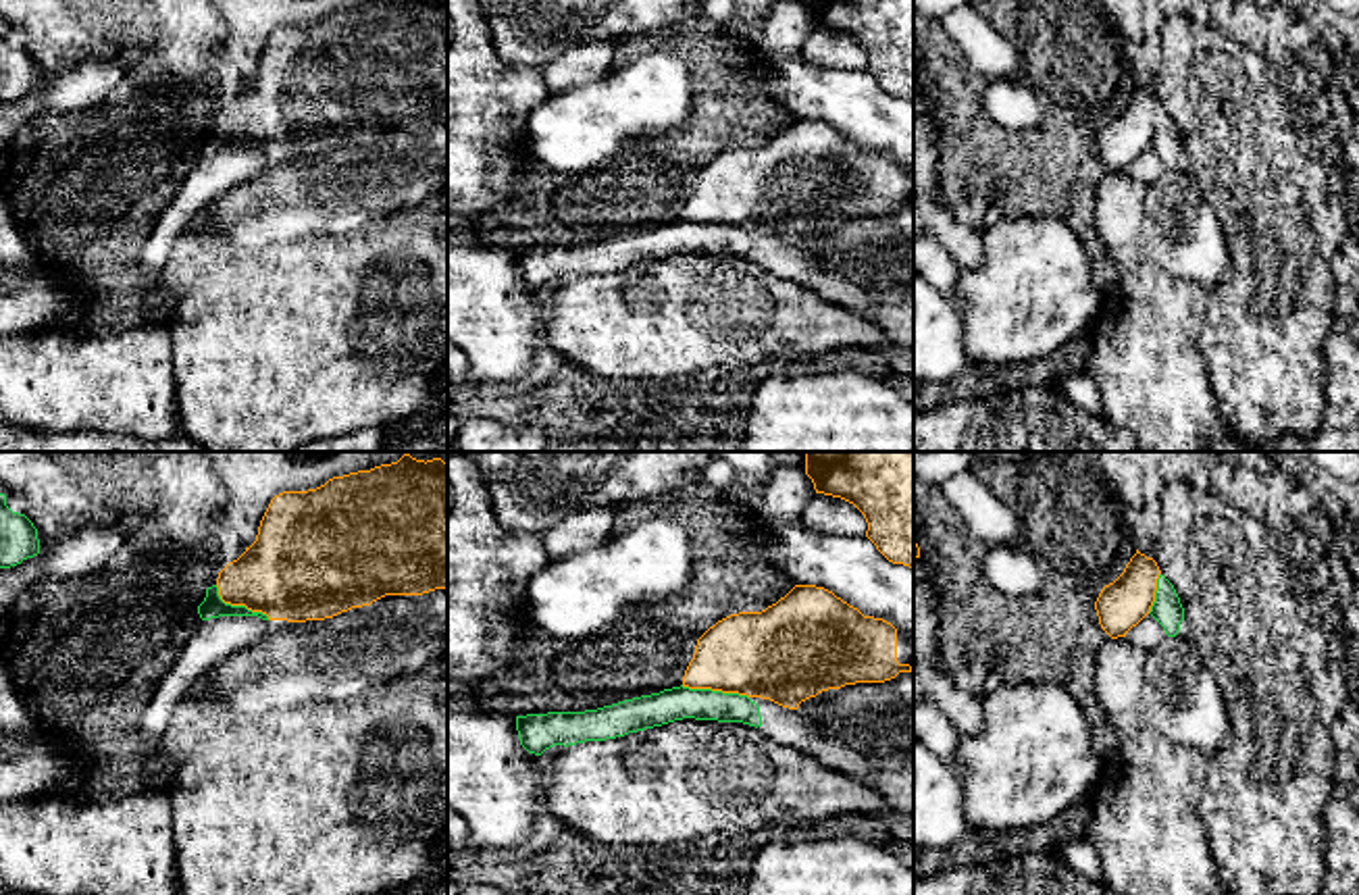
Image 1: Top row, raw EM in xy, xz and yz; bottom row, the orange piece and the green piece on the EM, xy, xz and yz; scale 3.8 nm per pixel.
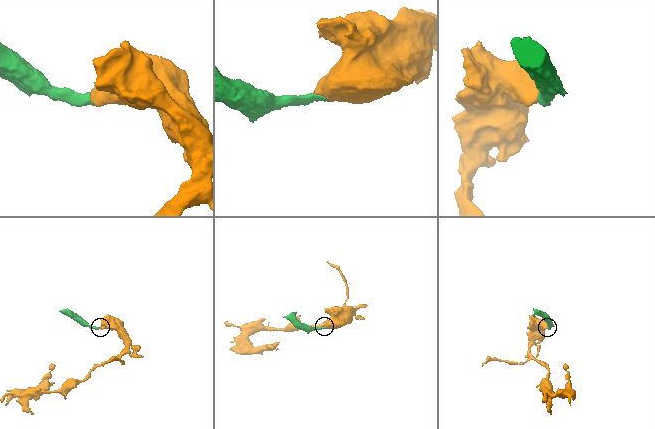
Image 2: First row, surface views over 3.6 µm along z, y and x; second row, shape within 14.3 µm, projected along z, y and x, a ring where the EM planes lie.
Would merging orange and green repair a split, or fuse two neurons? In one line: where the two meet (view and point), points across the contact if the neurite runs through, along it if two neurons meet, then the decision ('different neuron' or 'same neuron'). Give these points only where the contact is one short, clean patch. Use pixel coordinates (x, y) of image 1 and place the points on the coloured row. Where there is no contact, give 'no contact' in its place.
xz (714, 689) | across xz (768, 654), (746, 658), (714, 689), (681, 702) | same neuron

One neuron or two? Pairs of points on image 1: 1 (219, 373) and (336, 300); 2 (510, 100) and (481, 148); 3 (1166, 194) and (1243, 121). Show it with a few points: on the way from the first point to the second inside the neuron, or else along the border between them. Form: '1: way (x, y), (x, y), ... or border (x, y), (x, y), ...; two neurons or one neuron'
1: way (248, 373), (275, 350), (290, 346), (306, 329); one neuron
2: way (498, 113), (481, 130), (481, 136); one neuron
3: border (1185, 169), (1216, 215); two neurons

